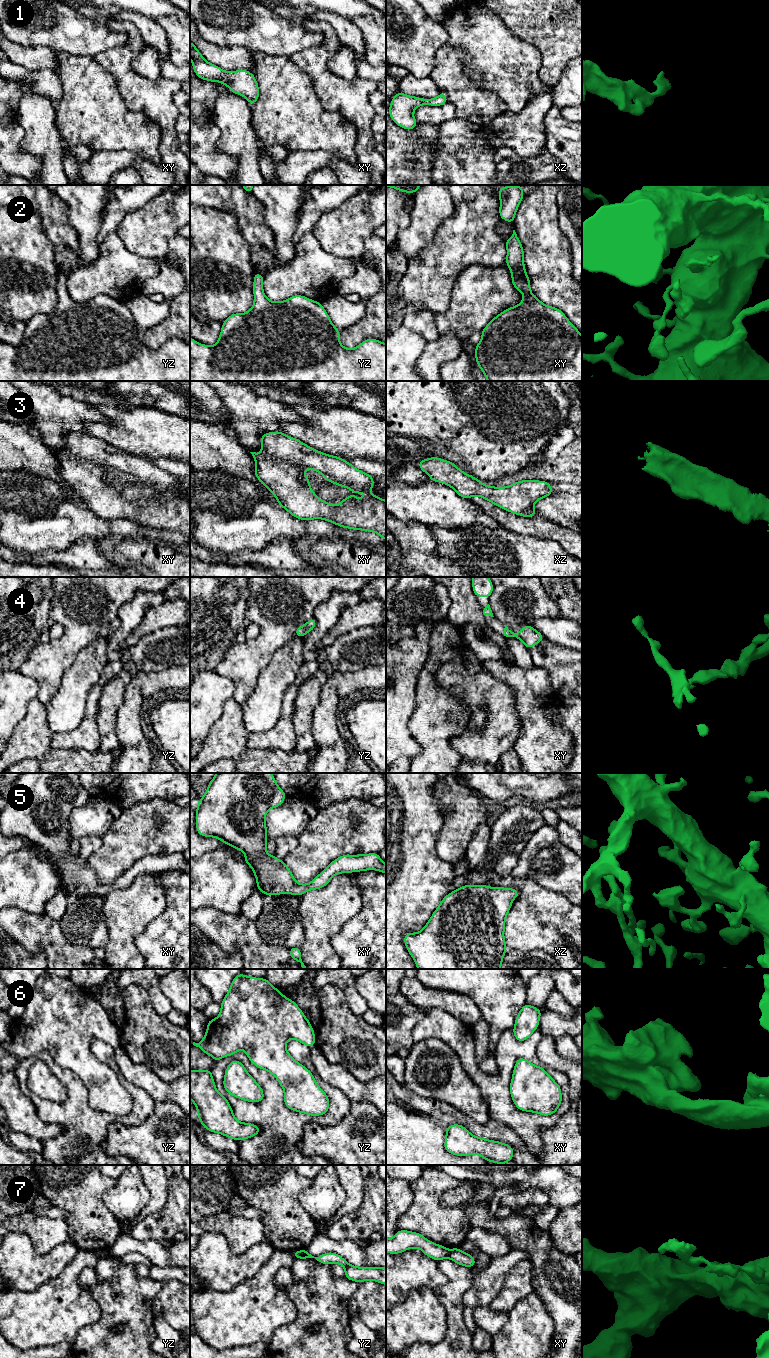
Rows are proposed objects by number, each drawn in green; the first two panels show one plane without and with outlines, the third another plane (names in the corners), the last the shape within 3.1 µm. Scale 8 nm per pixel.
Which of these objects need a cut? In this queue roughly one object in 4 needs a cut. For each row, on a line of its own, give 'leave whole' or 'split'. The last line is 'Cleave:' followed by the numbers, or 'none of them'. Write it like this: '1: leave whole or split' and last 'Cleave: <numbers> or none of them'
1: leave whole
2: leave whole
3: leave whole
4: leave whole
5: leave whole
6: leave whole
7: split
Cleave: 7

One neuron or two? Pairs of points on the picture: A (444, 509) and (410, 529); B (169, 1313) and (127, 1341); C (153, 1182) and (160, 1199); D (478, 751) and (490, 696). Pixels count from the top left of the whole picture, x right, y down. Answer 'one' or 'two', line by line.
A: two
B: two
C: one
D: one

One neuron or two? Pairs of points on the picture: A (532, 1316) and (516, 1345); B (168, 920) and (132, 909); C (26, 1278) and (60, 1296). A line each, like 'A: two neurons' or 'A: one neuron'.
A: one neuron
B: two neurons
C: two neurons

